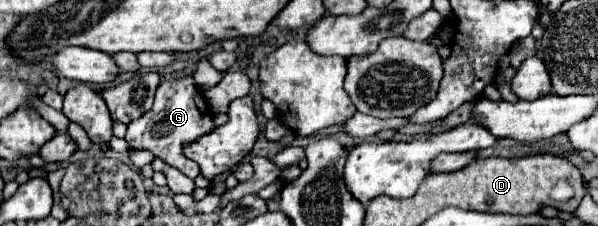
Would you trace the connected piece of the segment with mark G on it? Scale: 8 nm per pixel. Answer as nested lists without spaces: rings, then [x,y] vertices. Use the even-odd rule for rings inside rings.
[[[190,74],[184,78],[160,82],[152,110],[148,110],[144,116],[140,116],[138,120],[132,120],[128,124],[126,142],[130,144],[130,150],[150,150],[154,156],[158,156],[166,164],[178,168],[188,178],[196,178],[200,174],[198,166],[182,154],[182,144],[190,142],[190,140],[198,140],[200,136],[208,134],[212,128],[214,128],[212,112],[210,112],[206,100],[202,98],[200,90],[196,88],[194,76]]]

